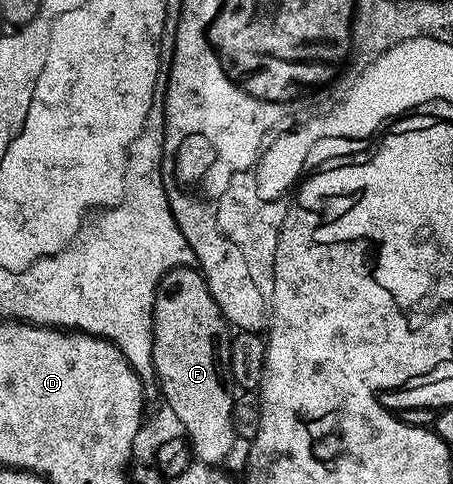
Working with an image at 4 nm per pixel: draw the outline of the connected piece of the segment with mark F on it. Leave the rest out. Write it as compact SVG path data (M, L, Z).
M187 267L173 269L162 277L154 296L154 338L152 339L152 363L157 388L162 388L161 400L172 410L183 423L185 436L193 456L201 464L217 466L234 449L236 434L232 407L235 394L230 393L232 385L230 373L230 345L232 329L226 317L220 311L212 291L197 268Z

